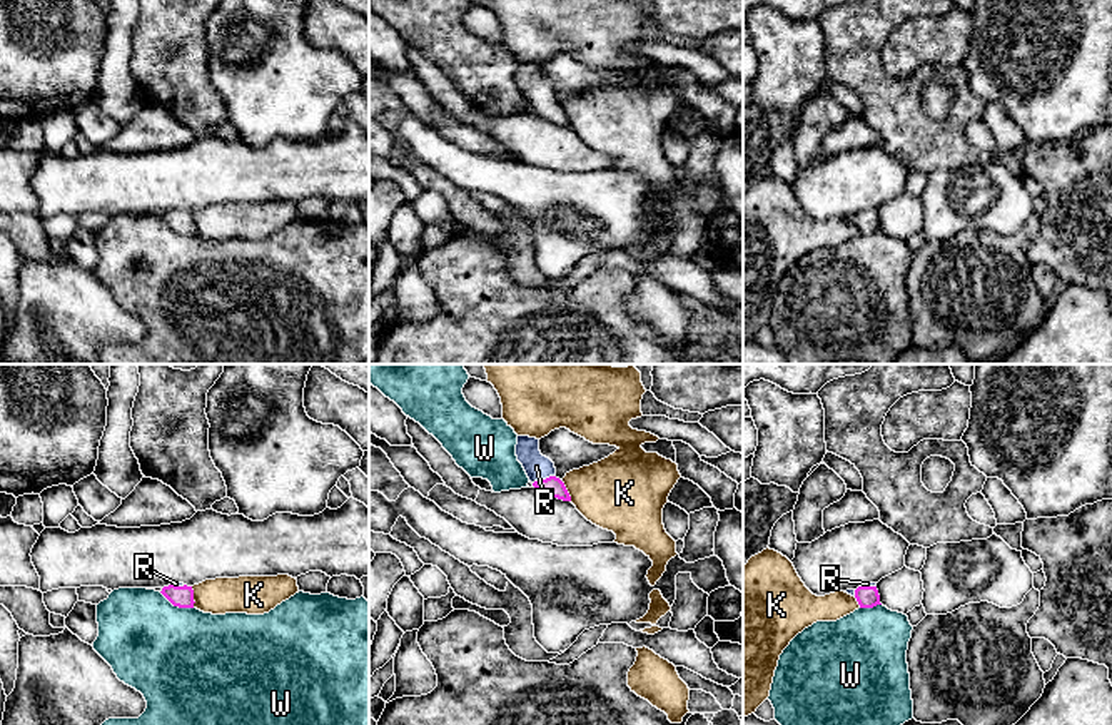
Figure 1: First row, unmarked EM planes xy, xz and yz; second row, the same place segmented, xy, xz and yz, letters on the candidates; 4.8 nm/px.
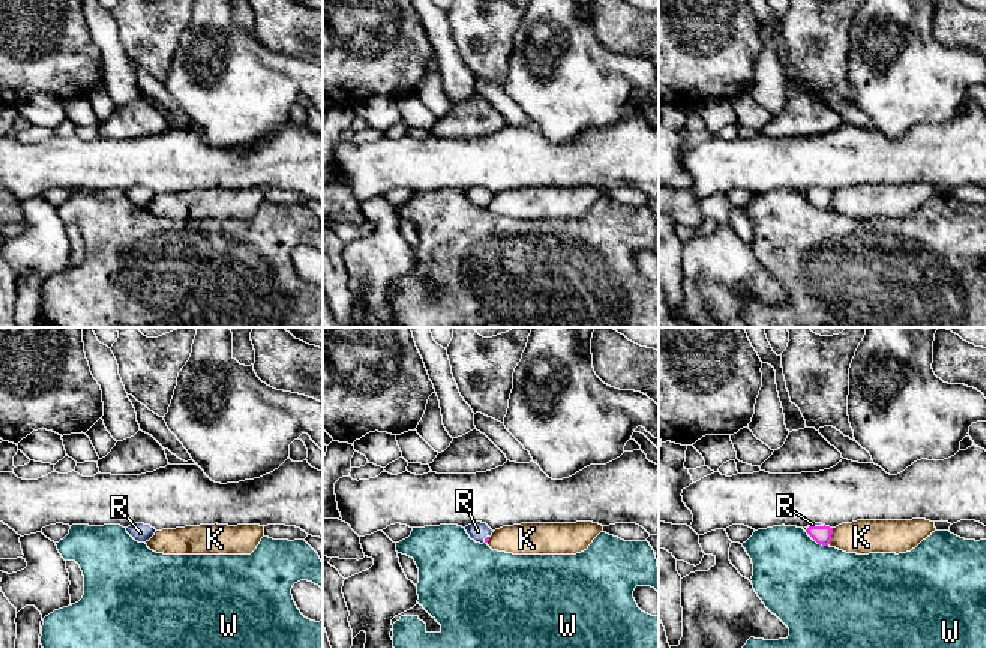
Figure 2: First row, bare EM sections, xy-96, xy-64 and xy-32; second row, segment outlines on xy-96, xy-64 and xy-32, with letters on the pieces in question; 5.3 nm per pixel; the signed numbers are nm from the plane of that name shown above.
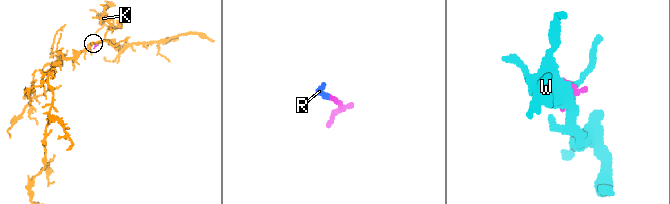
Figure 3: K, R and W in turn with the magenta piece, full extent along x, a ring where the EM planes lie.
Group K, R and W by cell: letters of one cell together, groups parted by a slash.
K / R / W

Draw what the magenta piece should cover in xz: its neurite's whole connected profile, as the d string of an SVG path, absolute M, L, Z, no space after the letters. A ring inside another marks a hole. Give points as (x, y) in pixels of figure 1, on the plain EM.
M518 62L516 82L536 115L553 124L571 127L564 109L556 102L554 89L541 80L539 65Z

